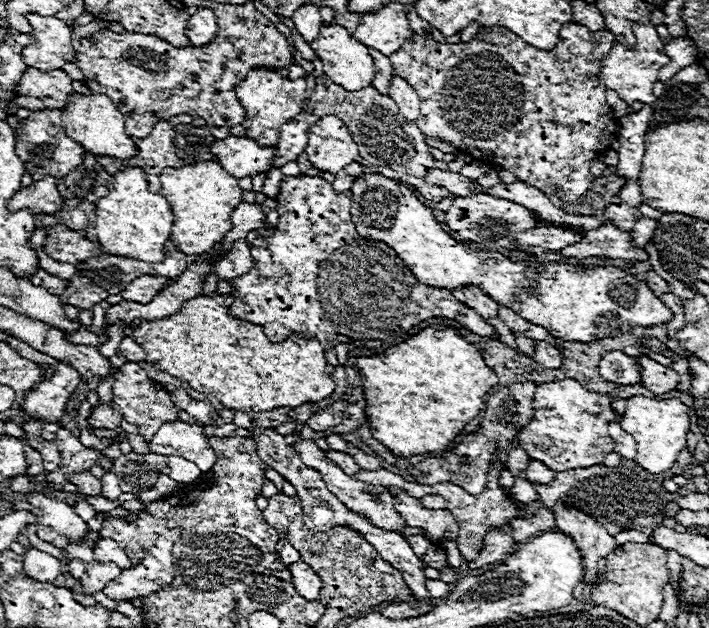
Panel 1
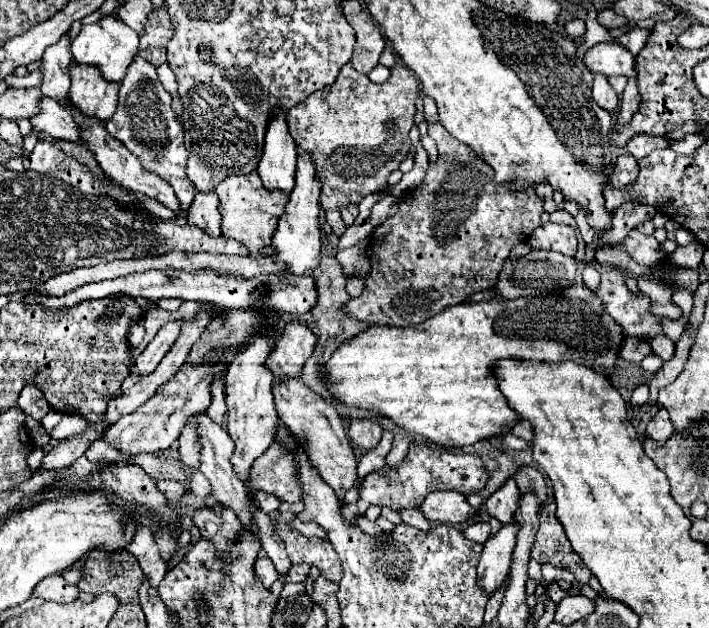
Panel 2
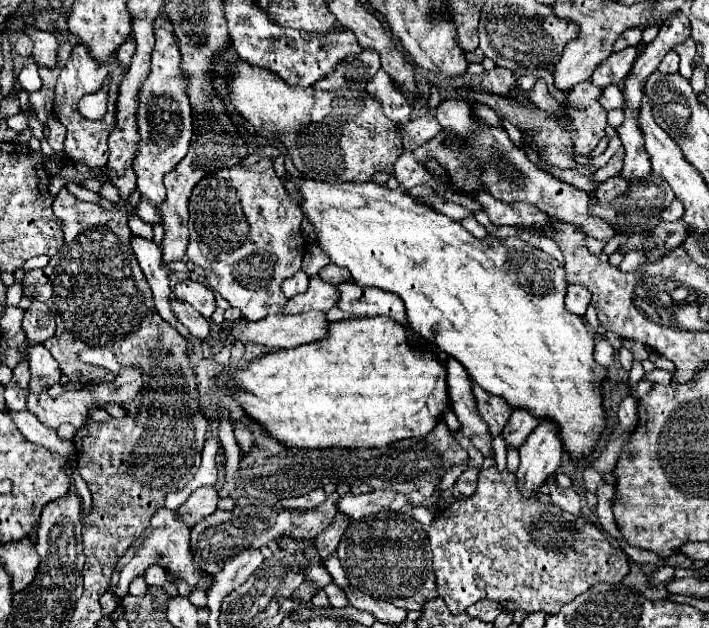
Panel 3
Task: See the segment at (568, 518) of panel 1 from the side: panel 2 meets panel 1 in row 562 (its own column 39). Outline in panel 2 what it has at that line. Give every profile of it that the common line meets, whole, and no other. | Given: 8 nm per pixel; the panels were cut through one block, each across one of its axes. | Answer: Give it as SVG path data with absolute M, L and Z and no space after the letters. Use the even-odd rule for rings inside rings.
M60 574L48 576L34 588L34 596L42 598L42 600L58 602L58 604L70 604L78 598L78 594L80 594L80 590L76 586L68 586Z

